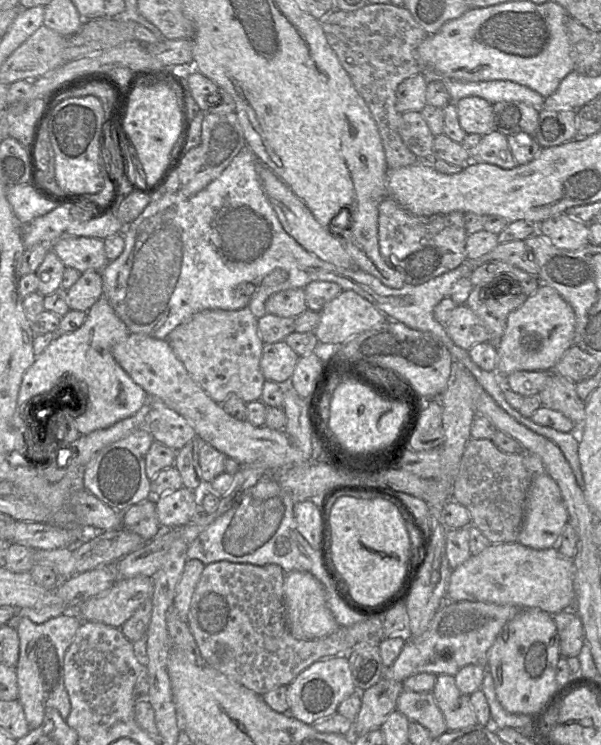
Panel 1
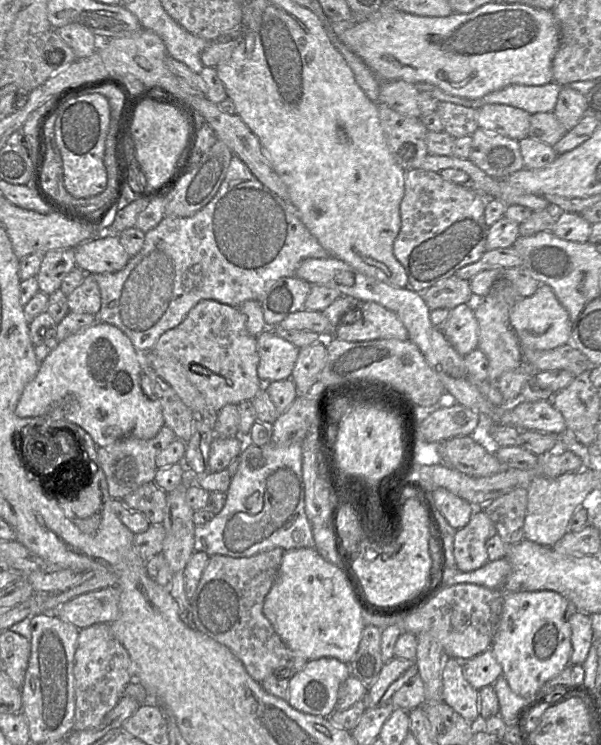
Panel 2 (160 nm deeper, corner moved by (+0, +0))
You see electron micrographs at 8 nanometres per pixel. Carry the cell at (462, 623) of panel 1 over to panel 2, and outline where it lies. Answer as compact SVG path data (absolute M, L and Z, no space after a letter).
M394 657L386 662L377 680L368 687L366 708L375 708L391 702L391 698L411 677L418 674L415 660Z

